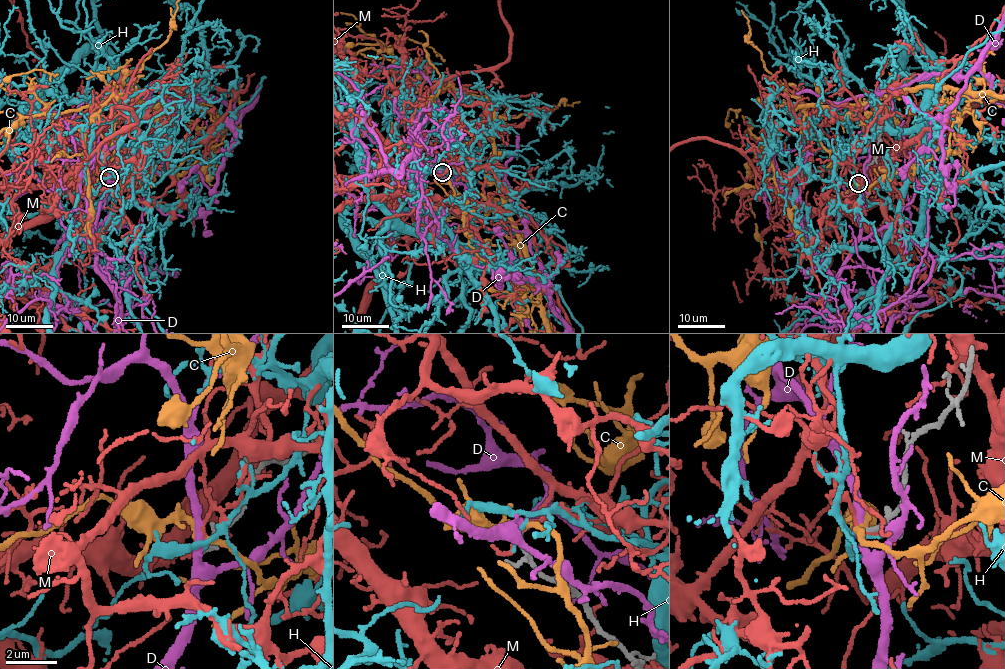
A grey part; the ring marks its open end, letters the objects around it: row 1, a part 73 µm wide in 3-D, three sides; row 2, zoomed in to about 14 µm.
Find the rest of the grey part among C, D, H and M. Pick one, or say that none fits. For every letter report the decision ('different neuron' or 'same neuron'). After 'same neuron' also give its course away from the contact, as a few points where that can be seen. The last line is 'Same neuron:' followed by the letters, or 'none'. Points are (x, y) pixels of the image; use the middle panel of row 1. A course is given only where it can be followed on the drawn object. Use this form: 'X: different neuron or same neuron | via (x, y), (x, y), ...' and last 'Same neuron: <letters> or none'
C: different neuron
D: different neuron
H: different neuron
M: different neuron
Same neuron: none

